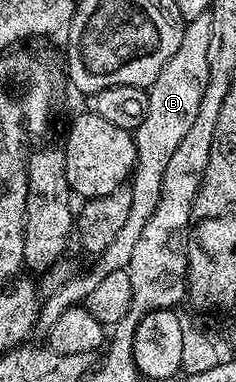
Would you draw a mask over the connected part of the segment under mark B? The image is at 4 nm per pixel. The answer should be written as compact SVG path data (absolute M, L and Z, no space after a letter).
M194 17L187 20L182 45L178 45L178 53L162 65L162 73L152 86L147 88L148 108L146 121L138 125L134 132L136 141L136 165L130 176L130 213L126 217L126 225L118 229L114 241L106 245L106 249L91 260L92 265L85 275L73 274L61 287L55 288L52 295L45 294L40 304L40 314L36 317L36 325L32 329L31 338L36 341L47 340L50 329L54 329L58 317L66 313L66 309L81 304L96 289L101 281L110 273L126 269L130 265L130 257L134 254L134 245L138 245L138 237L142 237L142 229L146 229L146 221L158 209L158 201L162 197L162 177L166 173L166 165L174 149L186 137L190 125L194 125L194 117L198 117L198 105L202 105L202 93L206 93L206 85L210 77L210 65L206 61L206 52L210 49L210 17Z

